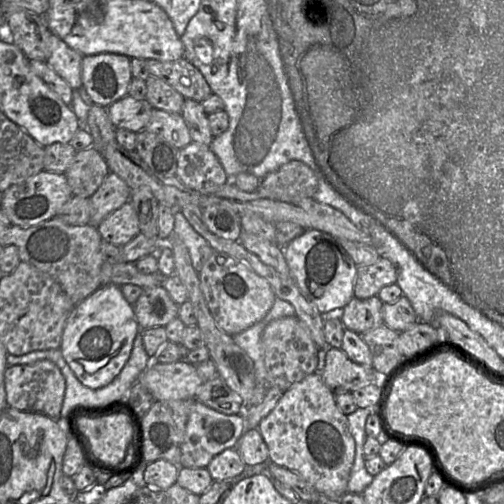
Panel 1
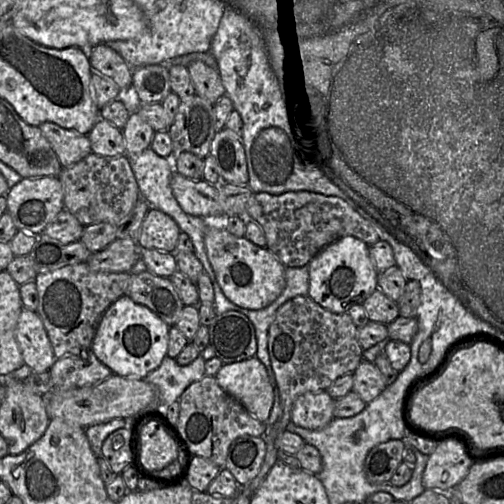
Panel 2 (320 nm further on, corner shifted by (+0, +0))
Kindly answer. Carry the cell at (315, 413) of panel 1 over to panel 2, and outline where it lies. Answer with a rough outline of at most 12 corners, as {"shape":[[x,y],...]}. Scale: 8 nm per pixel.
{"shape":[[326,391],[303,393],[290,420],[322,429],[334,418]]}

